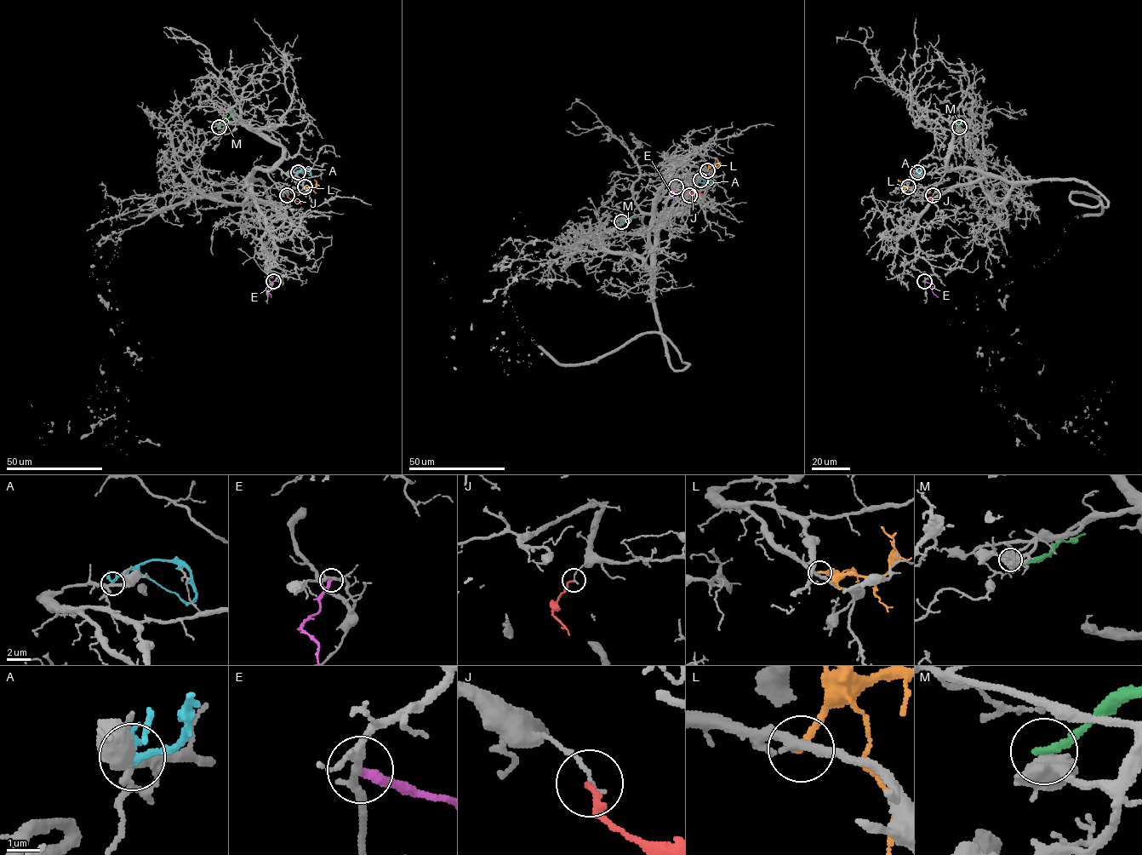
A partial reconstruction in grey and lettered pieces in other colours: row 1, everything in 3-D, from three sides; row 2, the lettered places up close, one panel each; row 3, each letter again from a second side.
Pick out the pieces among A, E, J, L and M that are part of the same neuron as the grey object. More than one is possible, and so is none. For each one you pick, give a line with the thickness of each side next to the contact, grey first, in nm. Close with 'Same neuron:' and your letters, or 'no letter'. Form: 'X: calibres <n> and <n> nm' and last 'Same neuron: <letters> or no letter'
Same neuron: no letter

